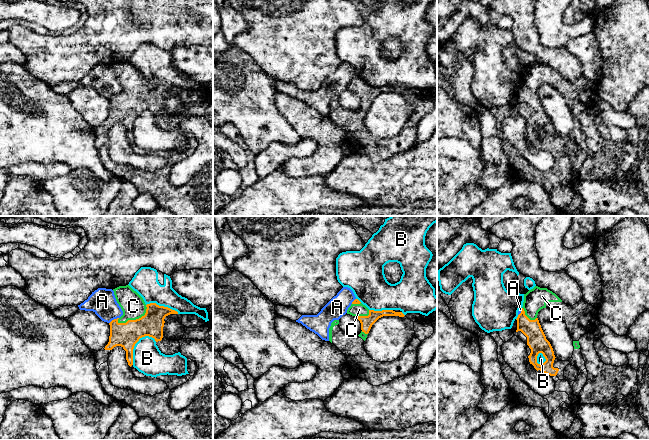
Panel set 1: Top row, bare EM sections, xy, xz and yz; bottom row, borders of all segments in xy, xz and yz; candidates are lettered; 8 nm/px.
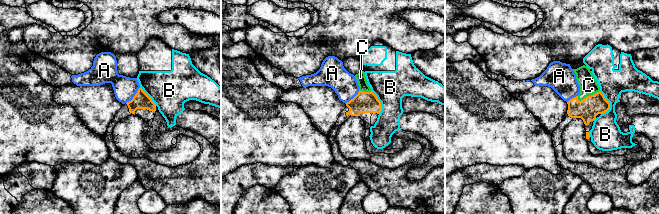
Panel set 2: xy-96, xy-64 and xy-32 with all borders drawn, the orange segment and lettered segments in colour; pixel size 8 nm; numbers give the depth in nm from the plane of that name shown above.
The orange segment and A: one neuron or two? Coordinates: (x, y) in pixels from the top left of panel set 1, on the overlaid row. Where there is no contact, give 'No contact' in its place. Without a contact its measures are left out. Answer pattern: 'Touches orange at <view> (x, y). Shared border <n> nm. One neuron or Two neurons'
Touches orange at xy (114, 319). Shared border 90 nm. Two neurons

